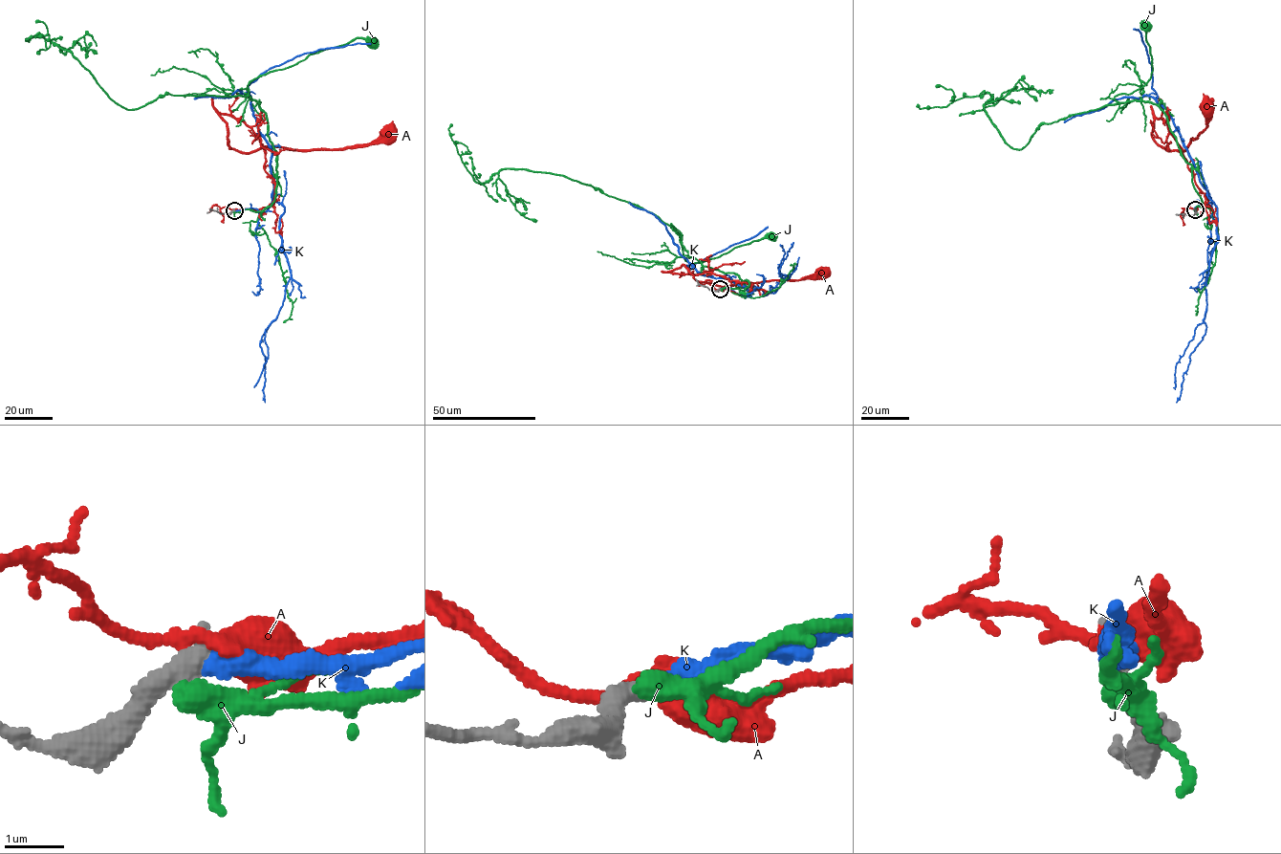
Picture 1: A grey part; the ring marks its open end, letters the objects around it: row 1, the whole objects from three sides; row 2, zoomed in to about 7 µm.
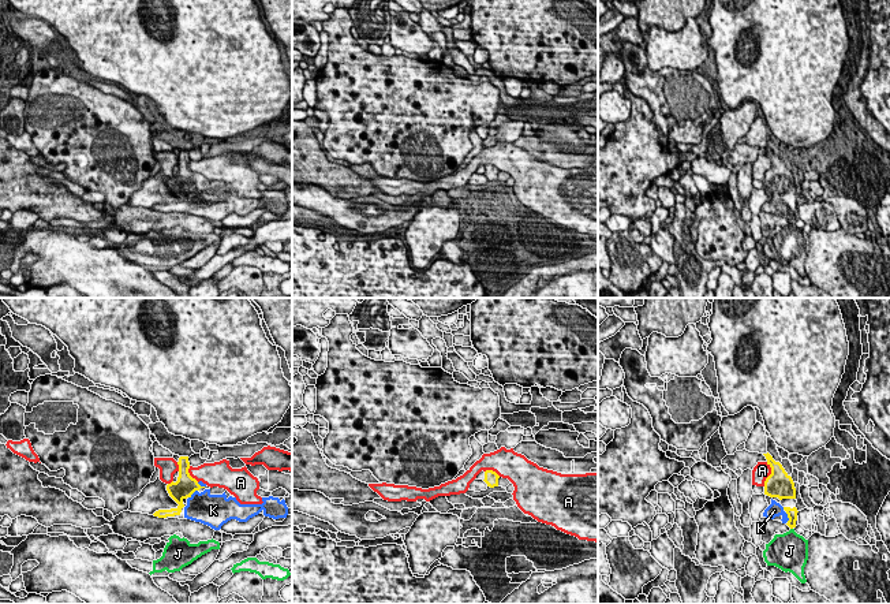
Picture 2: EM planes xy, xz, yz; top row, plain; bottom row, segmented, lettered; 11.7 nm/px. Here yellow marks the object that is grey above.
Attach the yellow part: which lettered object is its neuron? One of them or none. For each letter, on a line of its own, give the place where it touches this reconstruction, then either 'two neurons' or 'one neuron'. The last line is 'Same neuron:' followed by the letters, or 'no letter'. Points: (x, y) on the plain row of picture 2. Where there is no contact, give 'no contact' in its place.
A: yz (770, 168) | two neurons
J: no contact | two neurons
K: xy (193, 186) | one neuron
Same neuron: K

